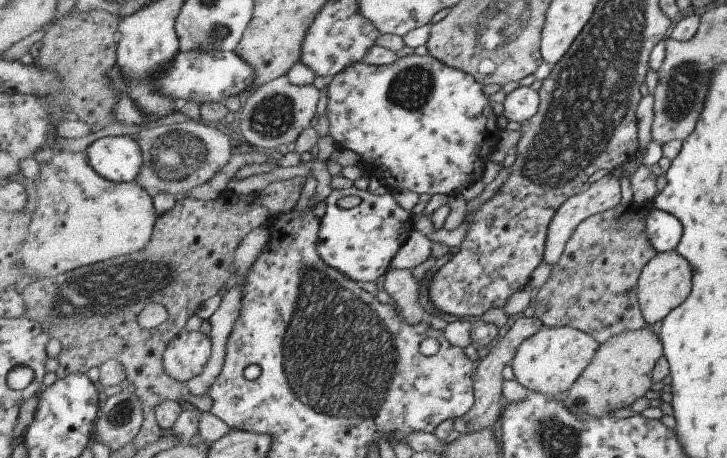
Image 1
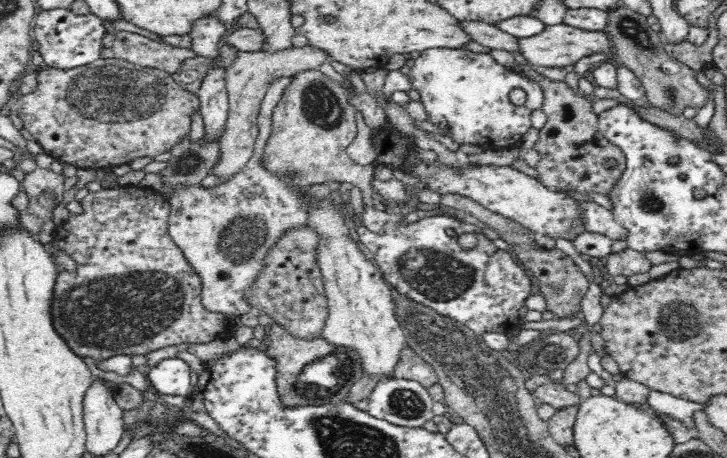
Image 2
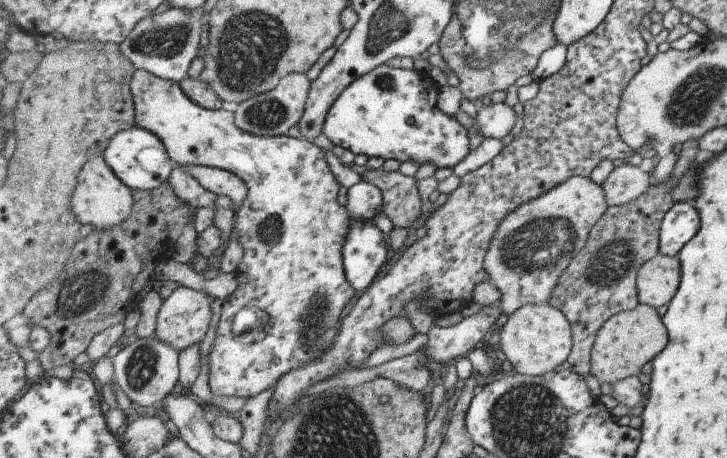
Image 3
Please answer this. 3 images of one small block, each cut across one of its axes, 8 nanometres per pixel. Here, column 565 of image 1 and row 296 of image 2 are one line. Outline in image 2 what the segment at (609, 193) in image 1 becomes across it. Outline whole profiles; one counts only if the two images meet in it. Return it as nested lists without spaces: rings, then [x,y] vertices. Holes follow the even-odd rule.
[[[282,77],[268,87],[258,115],[259,135],[252,158],[232,179],[214,188],[202,188],[200,182],[164,186],[164,195],[171,207],[168,218],[170,237],[200,275],[204,307],[210,311],[237,317],[254,311],[251,290],[259,274],[267,268],[265,258],[268,252],[286,232],[306,224],[308,215],[304,201],[262,162],[266,143],[271,137],[272,113],[288,82],[288,77]]]

